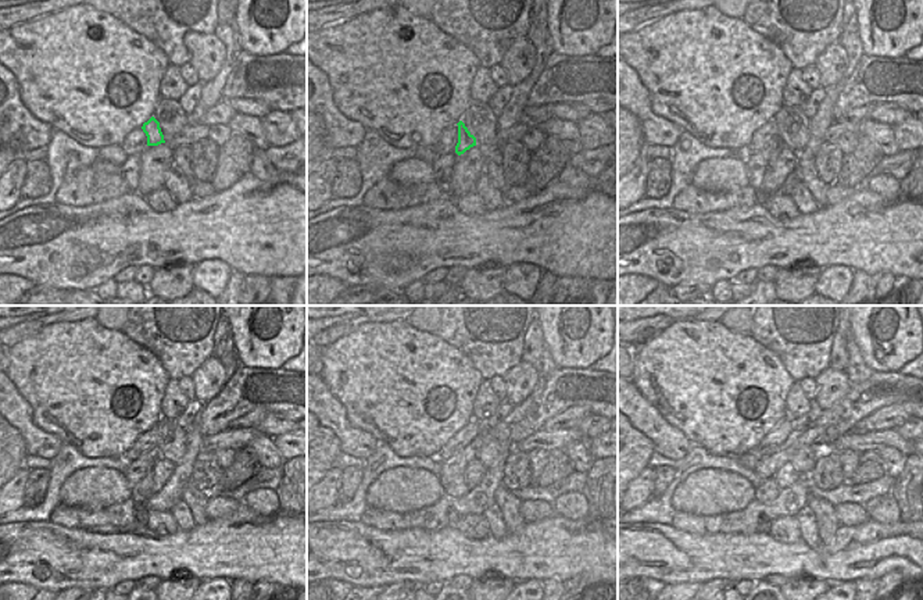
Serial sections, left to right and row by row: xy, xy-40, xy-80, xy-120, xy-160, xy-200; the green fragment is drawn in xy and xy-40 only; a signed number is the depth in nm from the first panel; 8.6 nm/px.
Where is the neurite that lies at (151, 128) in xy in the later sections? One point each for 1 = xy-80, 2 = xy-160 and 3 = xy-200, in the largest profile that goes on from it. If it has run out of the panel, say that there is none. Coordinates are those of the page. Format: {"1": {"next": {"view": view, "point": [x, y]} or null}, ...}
{"1": {"next": {"view": "xy-80", "point": [775, 145]}}, "2": {"next": {"view": "xy-160", "point": [457, 488]}}, "3": {"next": {"view": "xy-200", "point": [768, 490]}}}

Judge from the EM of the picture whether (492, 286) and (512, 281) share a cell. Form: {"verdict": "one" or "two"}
{"verdict": "two"}

